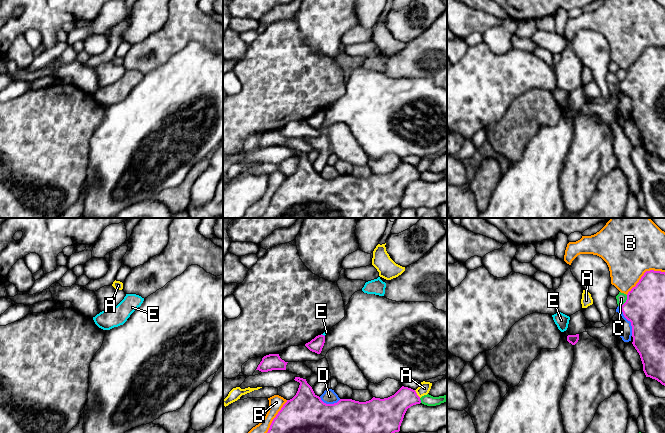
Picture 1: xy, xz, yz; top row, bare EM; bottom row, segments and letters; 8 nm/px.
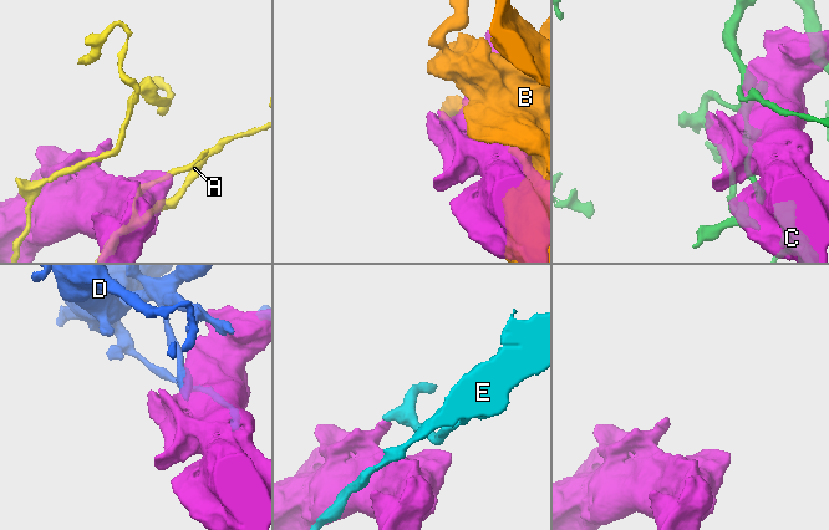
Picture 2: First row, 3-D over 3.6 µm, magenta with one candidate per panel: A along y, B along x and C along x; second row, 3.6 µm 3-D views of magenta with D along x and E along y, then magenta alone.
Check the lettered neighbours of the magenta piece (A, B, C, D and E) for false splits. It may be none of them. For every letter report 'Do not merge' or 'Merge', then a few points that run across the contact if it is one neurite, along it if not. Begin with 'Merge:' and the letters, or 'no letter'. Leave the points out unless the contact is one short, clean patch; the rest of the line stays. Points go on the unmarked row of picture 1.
Merge: no letter
A: Do not merge
B: Do not merge
C: Do not merge
D: Do not merge
E: Do not merge. Line: xz (321, 110), (324, 112)

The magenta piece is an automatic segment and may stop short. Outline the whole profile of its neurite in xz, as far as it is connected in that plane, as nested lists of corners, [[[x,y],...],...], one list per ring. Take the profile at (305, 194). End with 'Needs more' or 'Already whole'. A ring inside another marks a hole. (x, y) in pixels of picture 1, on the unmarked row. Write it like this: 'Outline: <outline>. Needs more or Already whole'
Outline: [[[295,153],[294,156],[300,159],[296,171],[292,175],[287,176],[287,178],[283,181],[281,186],[273,195],[268,208],[261,218],[387,218],[388,214],[393,209],[400,207],[400,202],[407,185],[413,181],[421,179],[420,173],[417,171],[415,166],[402,162],[394,171],[384,175],[373,173],[371,176],[366,178],[359,178],[352,175],[340,175],[337,179],[326,180],[314,169],[312,163],[307,159],[306,155]]]. Already whole

